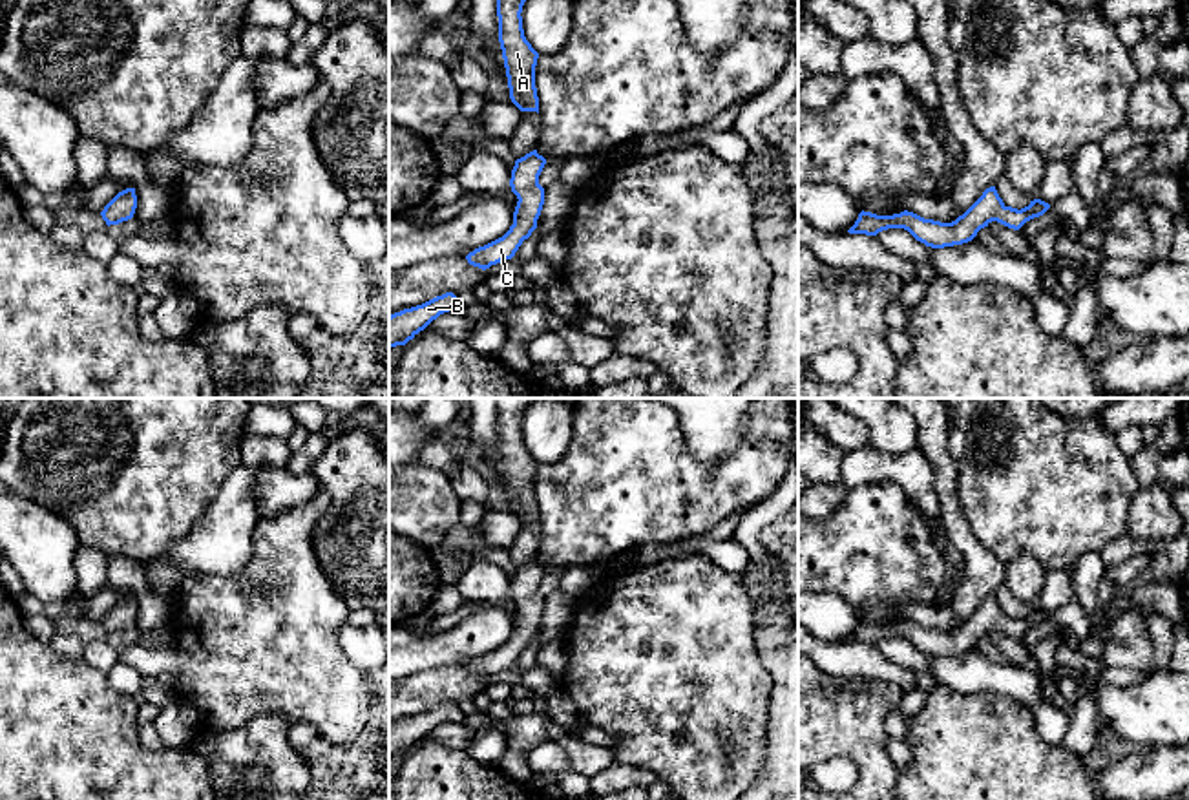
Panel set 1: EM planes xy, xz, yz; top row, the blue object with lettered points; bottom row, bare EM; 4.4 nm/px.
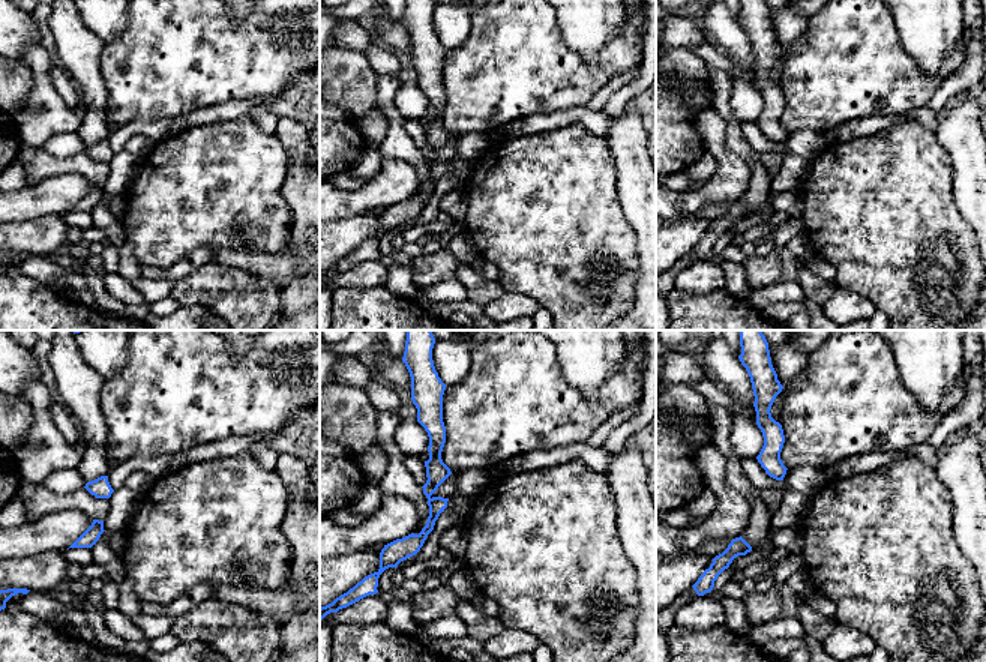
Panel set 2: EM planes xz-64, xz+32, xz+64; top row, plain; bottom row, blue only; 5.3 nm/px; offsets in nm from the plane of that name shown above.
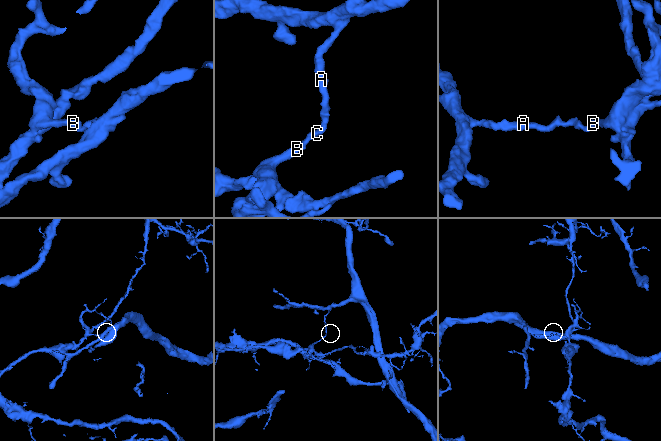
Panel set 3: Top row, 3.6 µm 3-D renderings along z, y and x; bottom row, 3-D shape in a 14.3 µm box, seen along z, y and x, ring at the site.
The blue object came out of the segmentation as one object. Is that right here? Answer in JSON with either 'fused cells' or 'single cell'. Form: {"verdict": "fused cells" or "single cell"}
{"verdict": "fused cells"}

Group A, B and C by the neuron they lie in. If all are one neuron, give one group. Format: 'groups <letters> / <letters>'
groups A / B C

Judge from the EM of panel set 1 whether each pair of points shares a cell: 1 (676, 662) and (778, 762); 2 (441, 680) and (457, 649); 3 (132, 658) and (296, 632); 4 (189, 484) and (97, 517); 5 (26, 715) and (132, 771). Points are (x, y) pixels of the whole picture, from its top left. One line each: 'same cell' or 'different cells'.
1: different cells
2: different cells
3: same cell
4: same cell
5: same cell

